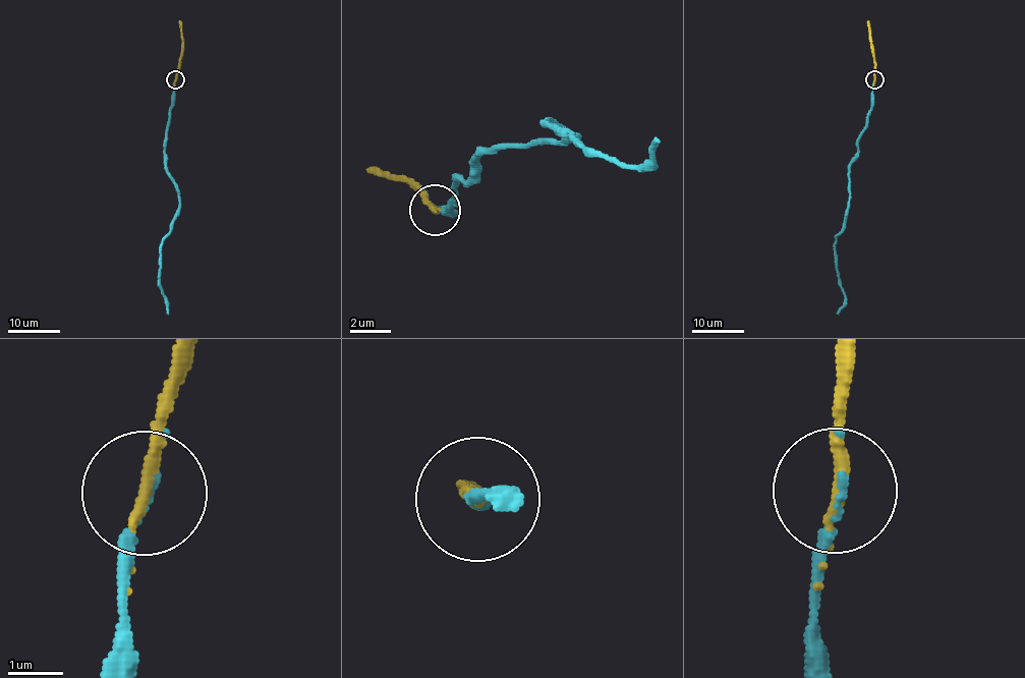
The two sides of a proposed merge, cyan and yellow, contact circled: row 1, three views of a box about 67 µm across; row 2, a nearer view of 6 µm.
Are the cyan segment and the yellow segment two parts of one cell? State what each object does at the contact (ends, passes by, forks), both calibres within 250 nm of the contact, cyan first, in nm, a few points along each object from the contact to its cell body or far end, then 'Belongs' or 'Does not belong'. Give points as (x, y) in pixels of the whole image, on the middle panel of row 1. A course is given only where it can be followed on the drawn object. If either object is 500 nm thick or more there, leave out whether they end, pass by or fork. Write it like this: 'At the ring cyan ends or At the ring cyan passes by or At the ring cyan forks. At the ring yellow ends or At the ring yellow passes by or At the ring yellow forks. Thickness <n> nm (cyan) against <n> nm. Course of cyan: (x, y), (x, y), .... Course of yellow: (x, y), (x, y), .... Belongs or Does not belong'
At the ring cyan passes by. At the ring yellow passes by. Thickness 90 nm (cyan) against 200 nm. Course of cyan: (438, 211), (458, 213), (451, 180), (472, 184), (476, 160), (581, 139), (546, 123), (635, 165), (656, 137). Course of yellow: (434, 211), (424, 195), (364, 168). Belongs

